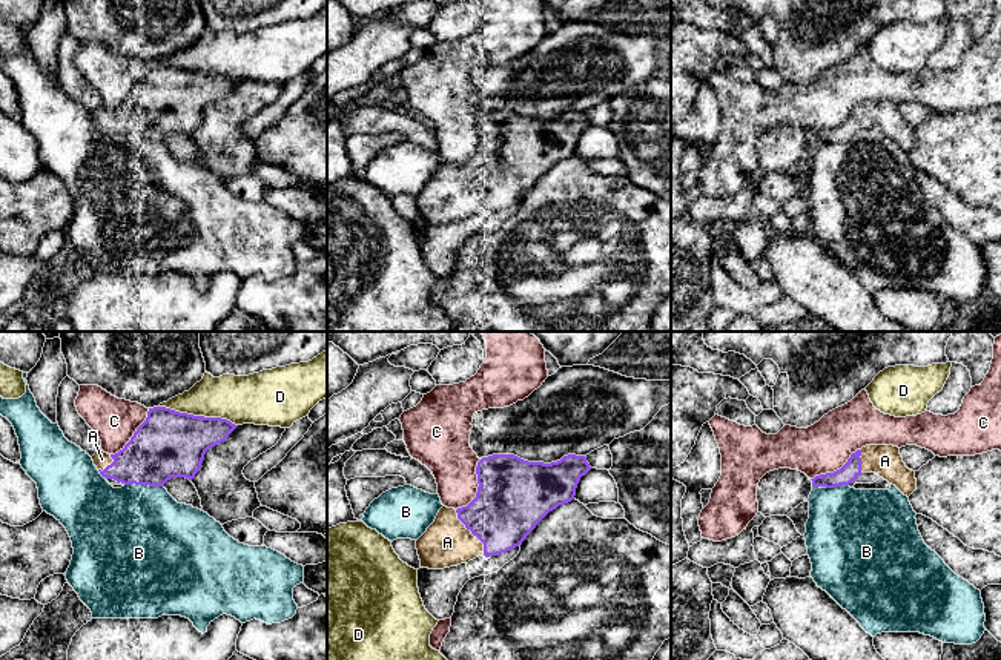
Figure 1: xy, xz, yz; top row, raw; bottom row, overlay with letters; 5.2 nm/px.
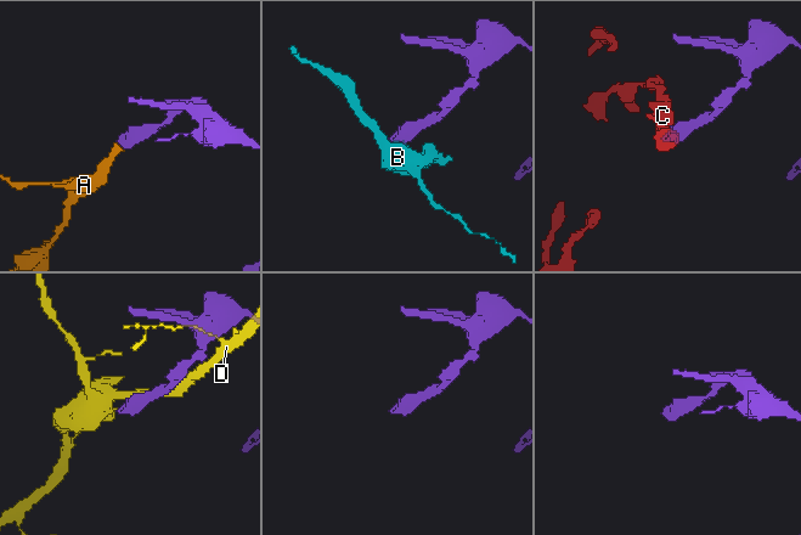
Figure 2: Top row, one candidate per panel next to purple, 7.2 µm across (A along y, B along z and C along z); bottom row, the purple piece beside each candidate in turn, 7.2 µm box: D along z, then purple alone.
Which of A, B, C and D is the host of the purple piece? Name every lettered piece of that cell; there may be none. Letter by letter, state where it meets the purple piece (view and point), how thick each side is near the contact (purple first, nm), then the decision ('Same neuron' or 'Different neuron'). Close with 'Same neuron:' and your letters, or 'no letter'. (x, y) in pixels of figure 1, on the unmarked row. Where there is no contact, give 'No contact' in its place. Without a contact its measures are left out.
A: Touches purple at xz (472, 189). Thickness 360 nm (purple) against 240 nm. Same neuron
B: Touches purple at xy (145, 140). Thickness 360 nm (purple) against 480 nm. Different neuron
C: Touches purple at xz (478, 143). Thickness 380 nm (purple) against 260 nm. Different neuron
D: Touches purple at xy (198, 72). Thickness 360 nm (purple) against 260 nm. Different neuron
Same neuron: A

